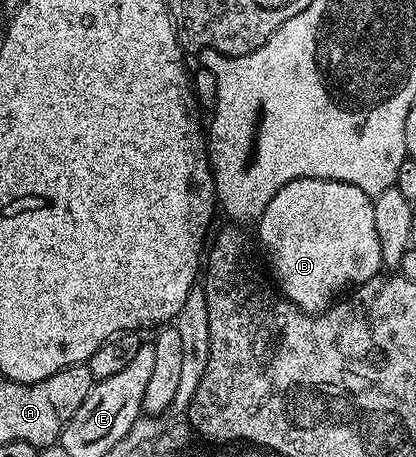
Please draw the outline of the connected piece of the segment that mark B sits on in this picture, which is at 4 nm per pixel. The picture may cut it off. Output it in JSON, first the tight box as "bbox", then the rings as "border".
{"bbox":[255,179,382,313],"border":[[[295,179],[275,191],[255,228],[277,276],[275,285],[280,296],[305,313],[325,312],[350,287],[362,285],[382,272],[373,198],[351,183]]]}

